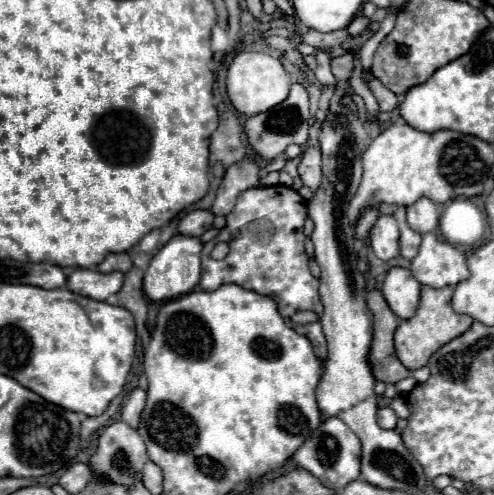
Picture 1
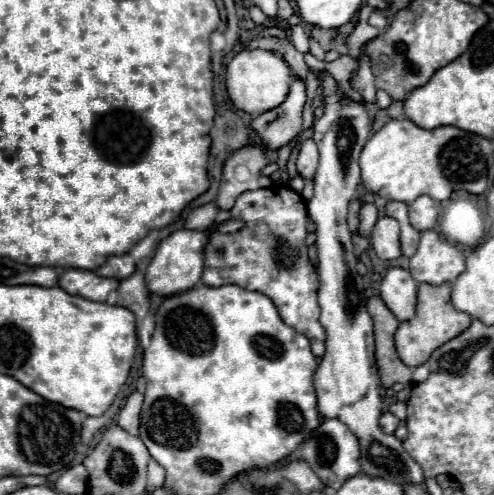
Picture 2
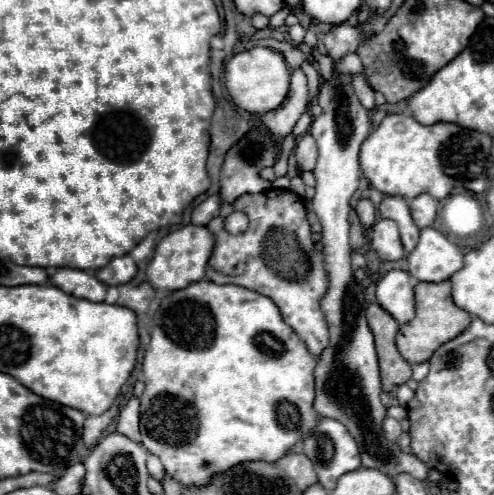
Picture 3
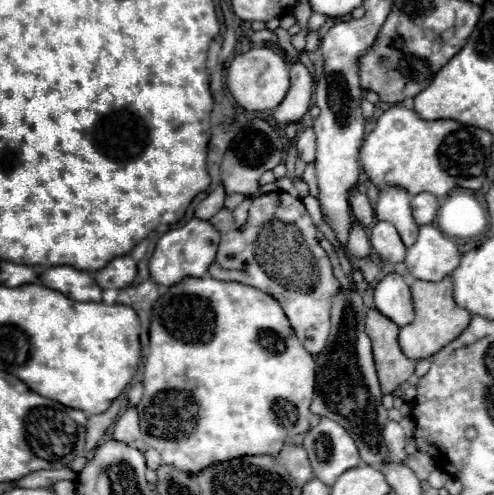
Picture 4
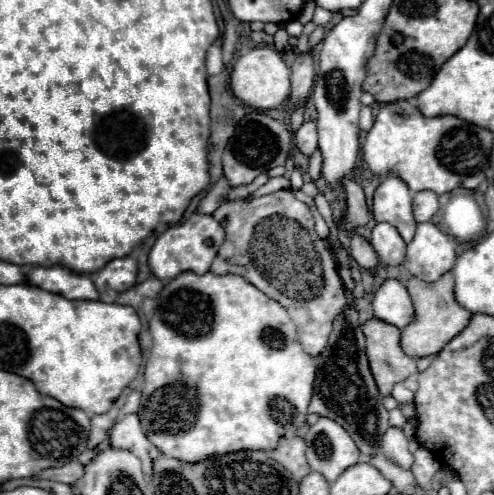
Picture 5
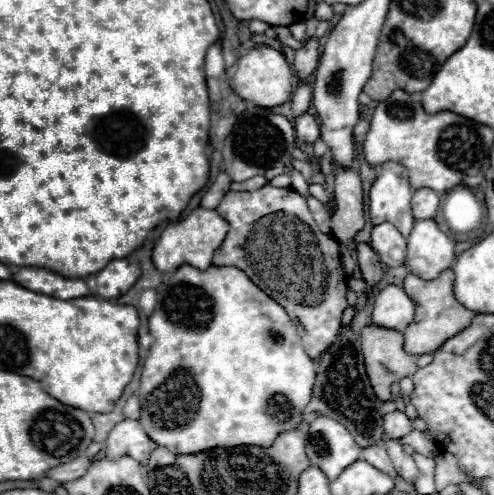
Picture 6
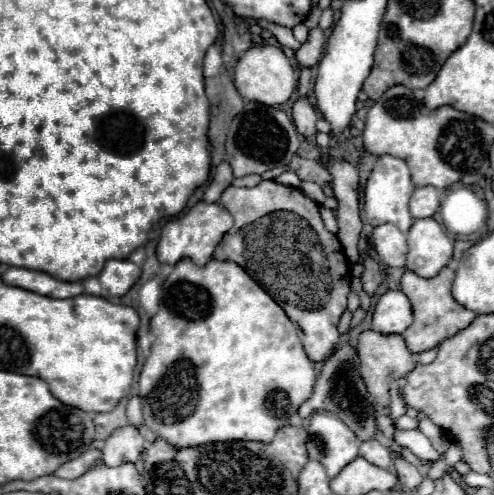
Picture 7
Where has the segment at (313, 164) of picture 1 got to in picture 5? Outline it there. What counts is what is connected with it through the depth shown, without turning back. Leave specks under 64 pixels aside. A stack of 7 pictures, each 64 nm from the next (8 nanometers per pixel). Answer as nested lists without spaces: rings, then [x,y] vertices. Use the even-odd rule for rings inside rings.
[[[308,120],[304,122],[296,132],[294,132],[294,142],[298,146],[298,150],[306,156],[312,156],[312,152],[318,146],[318,134],[316,134],[316,122]]]

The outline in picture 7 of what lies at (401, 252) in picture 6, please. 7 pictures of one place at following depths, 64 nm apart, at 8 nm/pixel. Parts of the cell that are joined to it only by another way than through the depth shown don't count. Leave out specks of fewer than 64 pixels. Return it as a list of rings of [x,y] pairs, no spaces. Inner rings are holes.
[[[382,224],[372,232],[372,246],[378,252],[380,260],[388,266],[406,264],[406,234],[400,232],[394,224]]]

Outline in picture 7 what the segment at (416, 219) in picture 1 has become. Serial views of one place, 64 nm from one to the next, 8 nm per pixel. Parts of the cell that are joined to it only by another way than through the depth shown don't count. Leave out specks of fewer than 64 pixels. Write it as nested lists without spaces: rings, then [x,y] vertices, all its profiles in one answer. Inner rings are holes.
[[[432,186],[416,188],[410,198],[410,214],[414,218],[428,218],[434,216],[440,206],[440,190]]]

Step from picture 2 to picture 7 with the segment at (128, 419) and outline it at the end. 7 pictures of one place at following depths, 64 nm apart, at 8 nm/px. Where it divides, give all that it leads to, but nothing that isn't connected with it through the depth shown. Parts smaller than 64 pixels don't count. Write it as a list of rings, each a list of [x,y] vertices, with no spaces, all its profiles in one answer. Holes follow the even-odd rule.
[[[134,426],[118,428],[110,438],[106,438],[106,446],[102,450],[102,464],[120,466],[126,462],[138,462],[144,452],[144,438],[140,430]]]

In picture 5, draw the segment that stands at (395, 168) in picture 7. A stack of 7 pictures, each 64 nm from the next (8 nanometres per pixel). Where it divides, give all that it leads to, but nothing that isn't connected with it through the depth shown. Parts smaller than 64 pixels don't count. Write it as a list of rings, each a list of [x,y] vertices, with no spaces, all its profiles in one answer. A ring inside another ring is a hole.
[[[382,174],[372,200],[372,216],[376,222],[392,224],[406,242],[412,240],[416,230],[412,190],[396,174]]]

